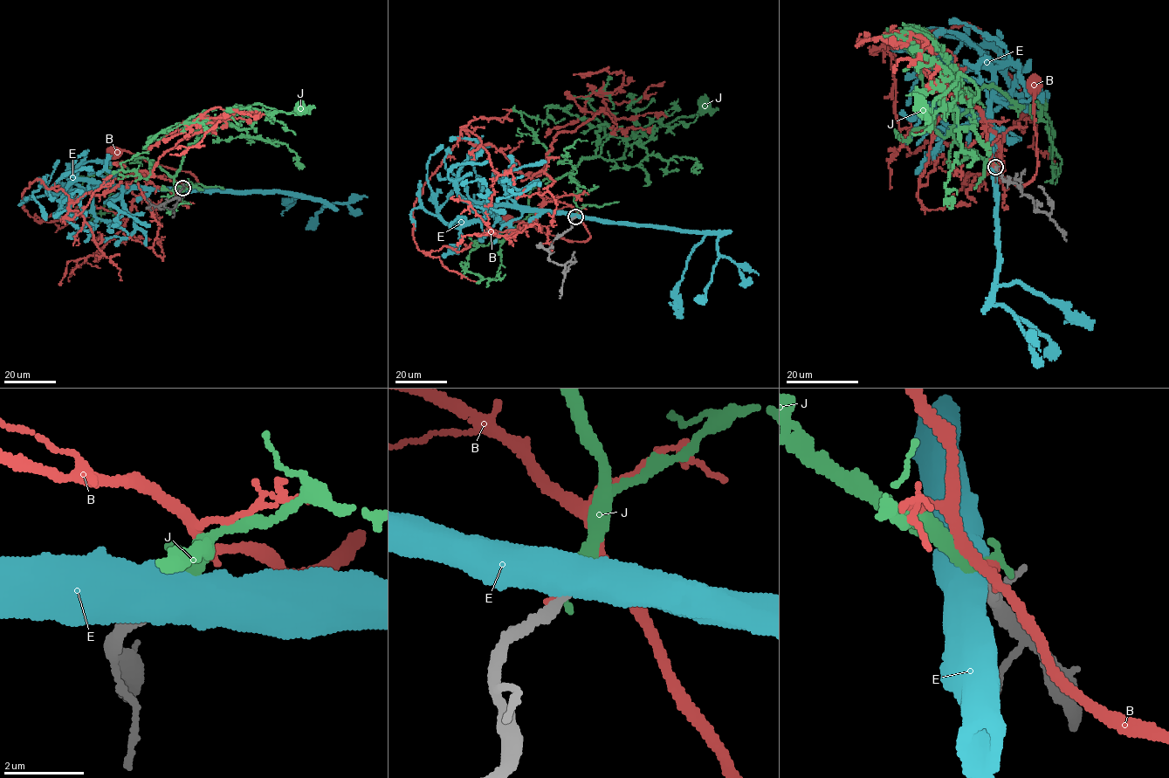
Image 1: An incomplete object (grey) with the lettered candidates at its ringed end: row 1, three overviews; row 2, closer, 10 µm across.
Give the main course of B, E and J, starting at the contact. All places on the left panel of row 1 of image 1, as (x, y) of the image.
B: (182, 189), (191, 188), (198, 182), (189, 172), (153, 164), (127, 151), (113, 154)
E: (182, 189), (100, 186), (59, 193), (51, 192), (44, 183), (32, 192), (32, 196), (46, 218)
J: (182, 188), (175, 176), (183, 153), (223, 124), (226, 110), (258, 104), (290, 113), (300, 108)

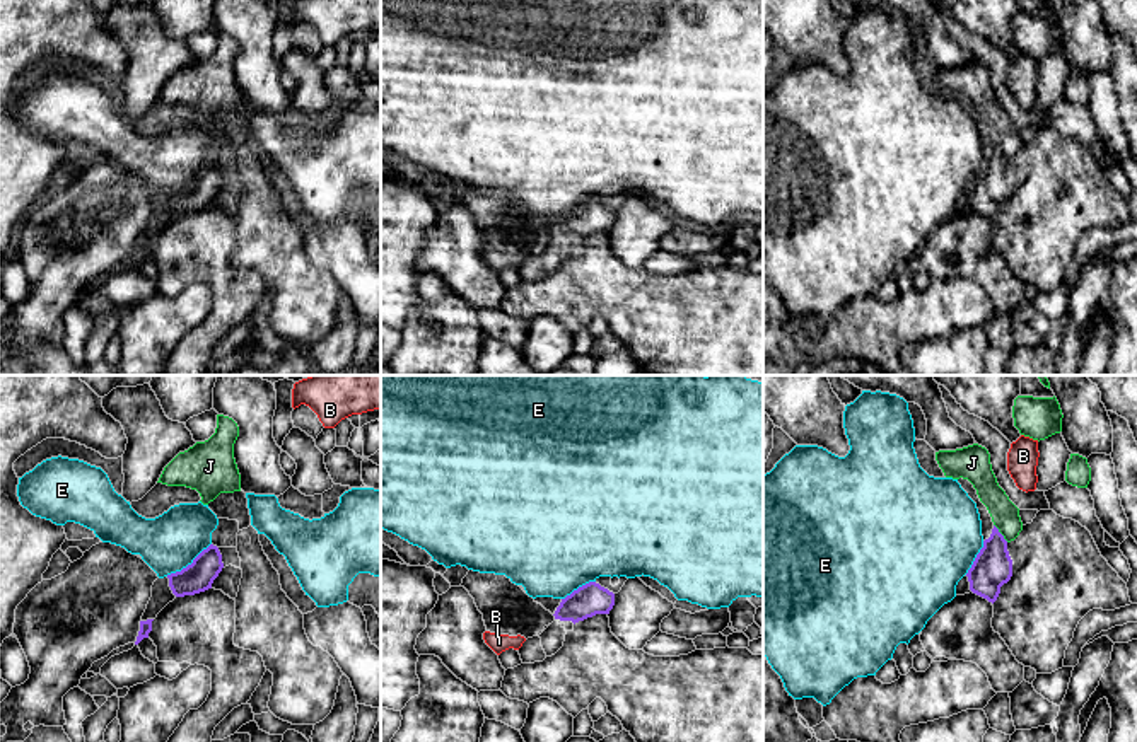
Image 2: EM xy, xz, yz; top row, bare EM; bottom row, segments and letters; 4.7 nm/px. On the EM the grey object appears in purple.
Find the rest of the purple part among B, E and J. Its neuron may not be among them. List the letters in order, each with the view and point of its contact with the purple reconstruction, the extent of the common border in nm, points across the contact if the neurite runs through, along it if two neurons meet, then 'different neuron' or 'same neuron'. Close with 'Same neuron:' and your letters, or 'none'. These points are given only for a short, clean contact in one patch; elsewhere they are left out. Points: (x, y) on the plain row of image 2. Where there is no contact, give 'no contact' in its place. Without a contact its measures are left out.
B: no contact; different neuron
E: meets purple in xy at (188, 183); contact 260 nm long; border along xy (210, 161), (190, 181), (166, 193); different neuron
J: meets purple in yz at (999, 150); contact 110 nm long; runs through yz (992, 185), (999, 150), (1004, 132); same neuron
Same neuron: J

